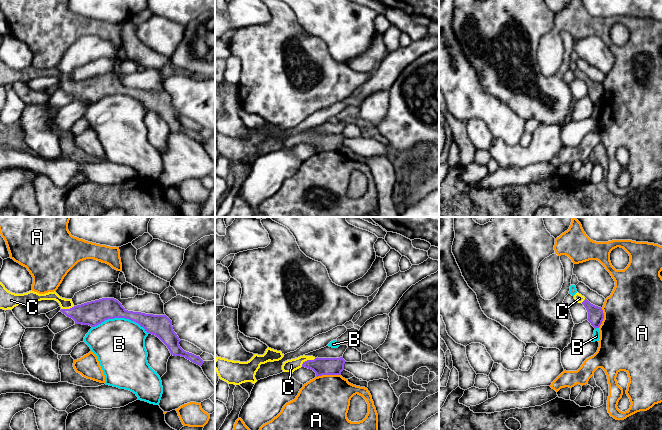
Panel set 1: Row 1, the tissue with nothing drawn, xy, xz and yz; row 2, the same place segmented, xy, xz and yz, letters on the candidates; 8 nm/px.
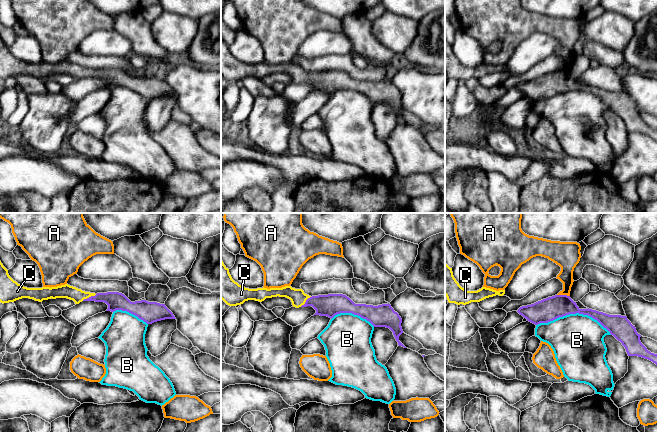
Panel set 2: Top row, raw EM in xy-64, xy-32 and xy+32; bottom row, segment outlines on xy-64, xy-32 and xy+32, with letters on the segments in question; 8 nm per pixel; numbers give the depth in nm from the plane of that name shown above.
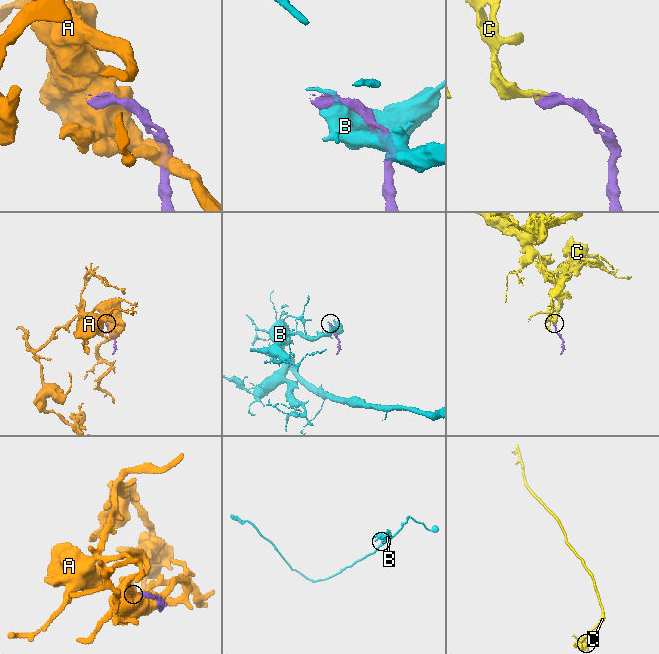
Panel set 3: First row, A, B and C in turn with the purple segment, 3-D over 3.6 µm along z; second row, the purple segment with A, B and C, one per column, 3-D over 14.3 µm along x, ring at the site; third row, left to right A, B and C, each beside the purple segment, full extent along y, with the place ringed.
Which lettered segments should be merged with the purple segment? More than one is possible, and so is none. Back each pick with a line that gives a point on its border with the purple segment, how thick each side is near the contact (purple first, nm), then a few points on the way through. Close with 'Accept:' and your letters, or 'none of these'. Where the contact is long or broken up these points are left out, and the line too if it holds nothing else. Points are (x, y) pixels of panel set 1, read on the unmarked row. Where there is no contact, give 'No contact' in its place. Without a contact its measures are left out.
C: Touches purple at xz (307, 136). Thickness 140 nm (purple) against 100 nm. Path across: xz (321, 142), (307, 136), (291, 141)
Accept: C

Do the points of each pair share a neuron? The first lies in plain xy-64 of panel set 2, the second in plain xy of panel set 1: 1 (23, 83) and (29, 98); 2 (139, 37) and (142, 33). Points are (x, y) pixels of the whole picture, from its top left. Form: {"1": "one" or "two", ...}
{"1": "one", "2": "two"}

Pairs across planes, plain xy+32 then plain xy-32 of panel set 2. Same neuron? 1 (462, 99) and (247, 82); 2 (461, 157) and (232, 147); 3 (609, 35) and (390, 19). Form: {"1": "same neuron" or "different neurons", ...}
{"1": "different neurons", "2": "same neuron", "3": "same neuron"}

